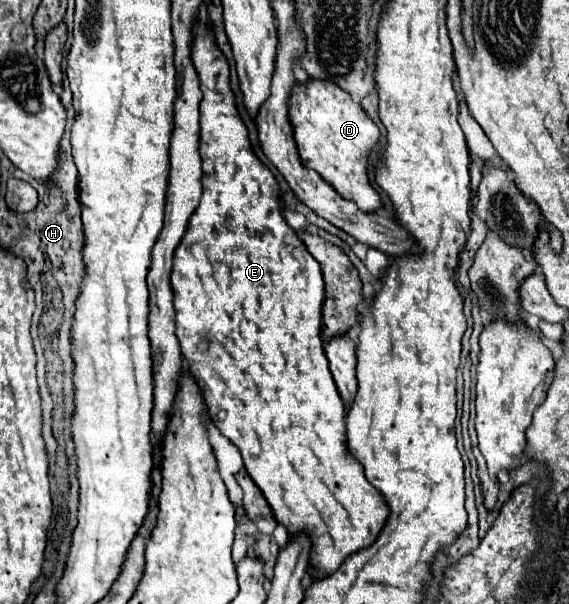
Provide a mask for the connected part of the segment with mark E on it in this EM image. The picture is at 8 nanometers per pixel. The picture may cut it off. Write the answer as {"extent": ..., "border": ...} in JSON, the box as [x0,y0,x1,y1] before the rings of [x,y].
{"extent":[172,23,390,579],"border":[[[198,23],[194,27],[194,43],[192,43],[192,61],[194,67],[198,71],[200,77],[200,89],[204,93],[202,103],[200,103],[200,115],[202,115],[202,161],[208,161],[206,167],[206,183],[204,183],[204,191],[202,191],[202,199],[200,205],[196,207],[196,211],[192,213],[190,221],[188,221],[188,229],[186,235],[182,239],[182,243],[178,245],[176,253],[174,253],[174,271],[172,271],[172,289],[174,289],[174,309],[176,309],[176,337],[180,341],[182,347],[182,355],[188,361],[188,367],[192,371],[192,375],[196,377],[198,385],[202,387],[202,395],[208,407],[208,415],[212,419],[212,423],[220,429],[220,433],[238,447],[242,459],[244,459],[244,467],[248,471],[248,475],[252,477],[252,481],[258,485],[258,489],[262,491],[262,495],[266,497],[274,517],[278,523],[282,523],[288,531],[288,537],[296,537],[298,533],[304,533],[306,537],[310,537],[312,541],[312,549],[310,549],[310,571],[308,575],[312,579],[322,579],[332,575],[344,561],[344,557],[370,547],[378,533],[382,531],[386,517],[390,513],[388,503],[384,501],[382,493],[372,487],[368,483],[368,479],[364,477],[364,469],[362,465],[350,455],[348,447],[346,447],[346,407],[342,397],[338,395],[338,389],[334,385],[332,373],[328,369],[328,359],[324,355],[324,341],[320,337],[320,329],[322,329],[322,301],[324,301],[324,279],[322,279],[322,271],[320,265],[316,263],[316,259],[306,251],[304,243],[300,241],[300,237],[296,235],[296,231],[292,227],[288,227],[288,223],[282,219],[280,211],[282,211],[282,201],[280,201],[280,191],[278,191],[278,183],[274,179],[274,175],[270,173],[270,169],[266,165],[260,163],[260,159],[254,155],[250,141],[248,141],[248,131],[236,111],[236,103],[234,103],[234,93],[230,89],[230,69],[226,63],[226,57],[222,55],[222,51],[216,47],[214,43],[214,35],[210,31],[208,25]]]}

